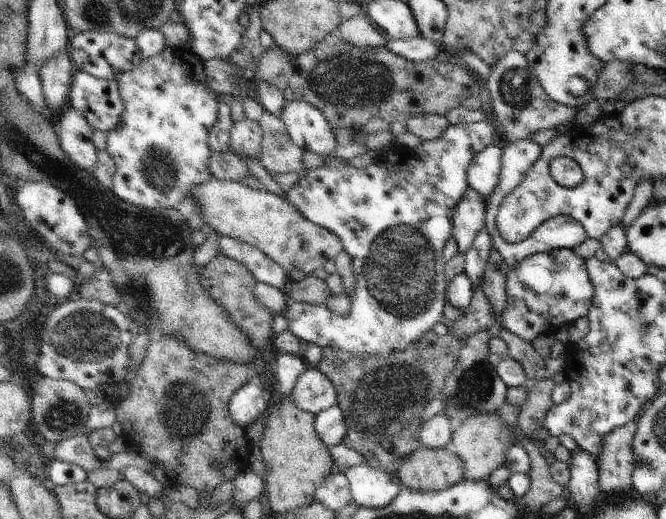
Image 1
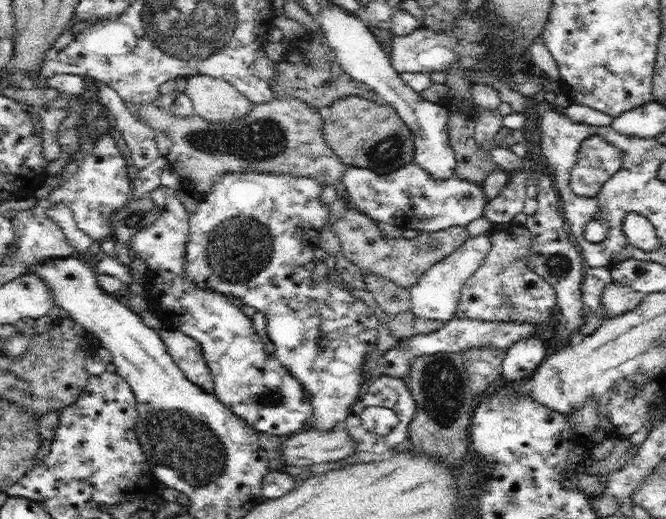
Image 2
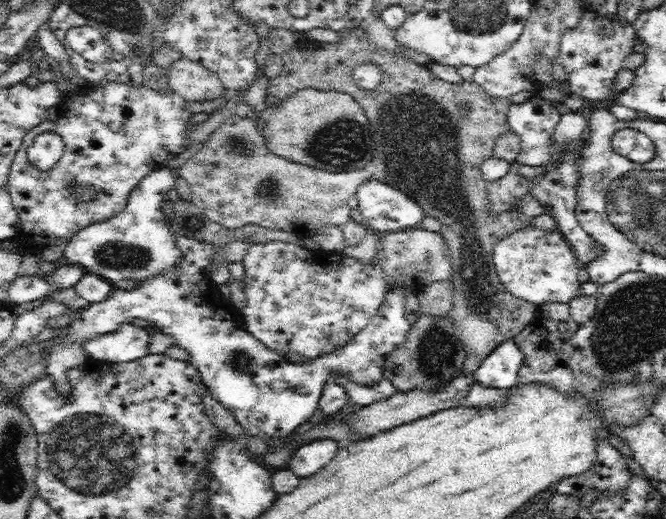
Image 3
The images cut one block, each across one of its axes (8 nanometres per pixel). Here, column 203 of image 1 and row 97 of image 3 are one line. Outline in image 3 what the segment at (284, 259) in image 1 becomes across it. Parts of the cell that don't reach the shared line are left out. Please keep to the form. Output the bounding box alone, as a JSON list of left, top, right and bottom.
[167,56,225,101]

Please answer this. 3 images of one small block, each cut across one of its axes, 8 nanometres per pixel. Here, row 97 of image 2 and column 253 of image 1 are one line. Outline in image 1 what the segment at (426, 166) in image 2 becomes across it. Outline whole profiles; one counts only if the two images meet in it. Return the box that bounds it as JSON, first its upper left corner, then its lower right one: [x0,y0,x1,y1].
[229,377,270,430]

